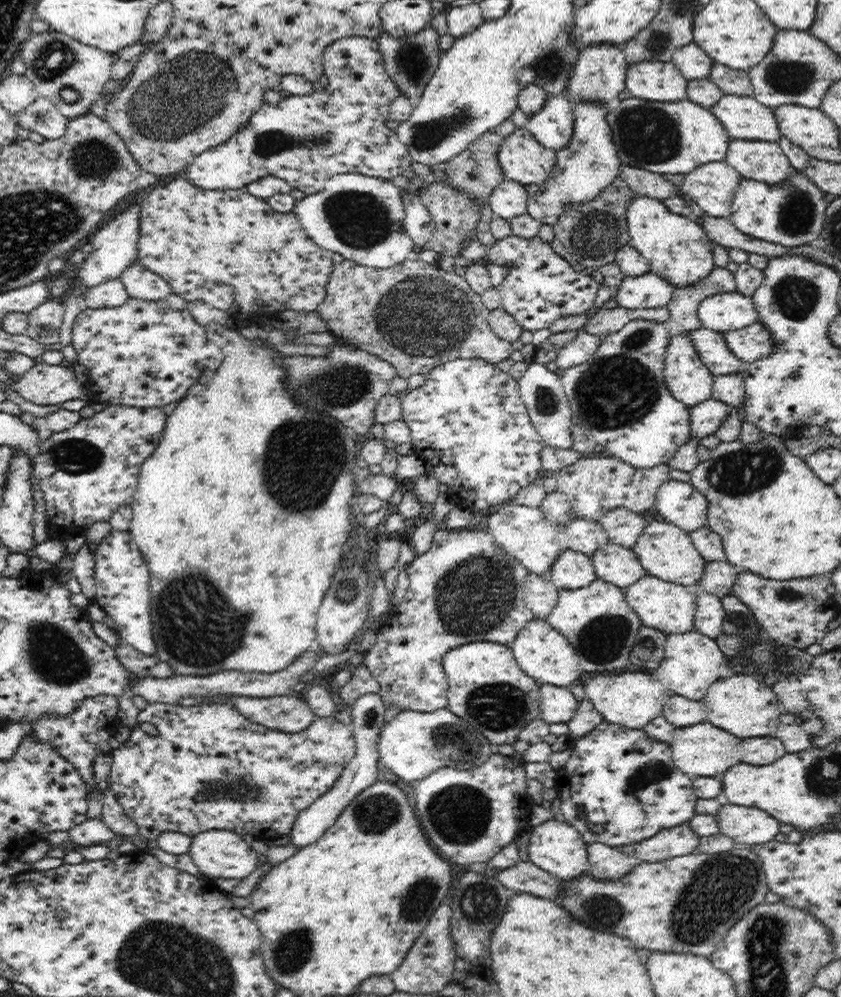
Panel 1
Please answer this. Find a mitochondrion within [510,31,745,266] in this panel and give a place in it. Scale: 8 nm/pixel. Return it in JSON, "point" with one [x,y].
{"point":[648,135]}

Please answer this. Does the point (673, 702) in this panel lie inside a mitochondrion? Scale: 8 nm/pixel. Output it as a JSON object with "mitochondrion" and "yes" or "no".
{"mitochondrion":"no"}

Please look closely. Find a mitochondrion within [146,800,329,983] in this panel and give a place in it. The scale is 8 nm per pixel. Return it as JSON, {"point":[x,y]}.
{"point":[292,951]}

